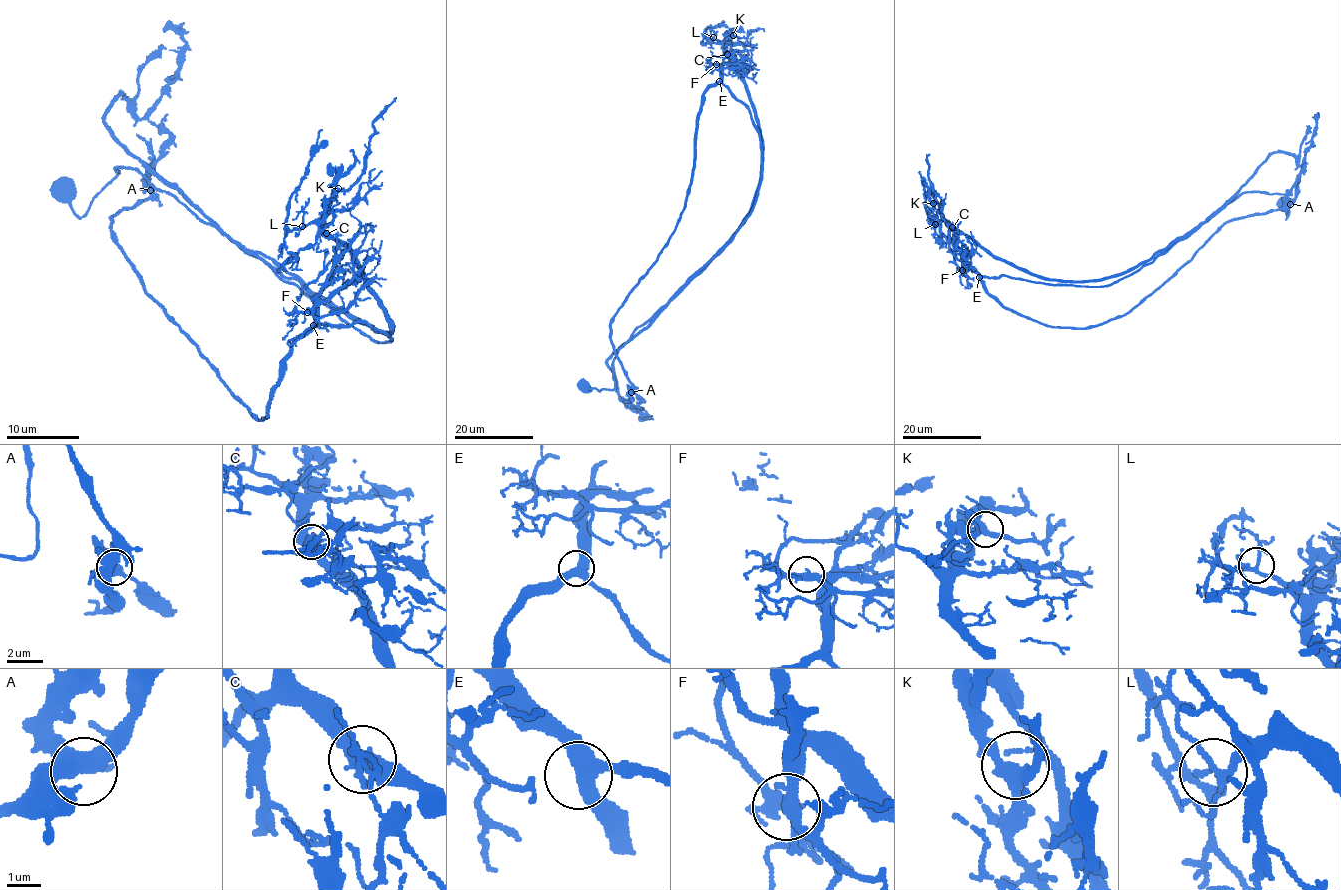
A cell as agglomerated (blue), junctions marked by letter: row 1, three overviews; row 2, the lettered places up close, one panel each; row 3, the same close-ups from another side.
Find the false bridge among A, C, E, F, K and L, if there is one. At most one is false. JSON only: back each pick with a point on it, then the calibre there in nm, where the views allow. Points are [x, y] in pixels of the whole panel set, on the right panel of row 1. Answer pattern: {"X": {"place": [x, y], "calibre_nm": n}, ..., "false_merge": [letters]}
{"C": {"place": [952, 227], "calibre_nm": 480}, "false_merge": ["C"]}

